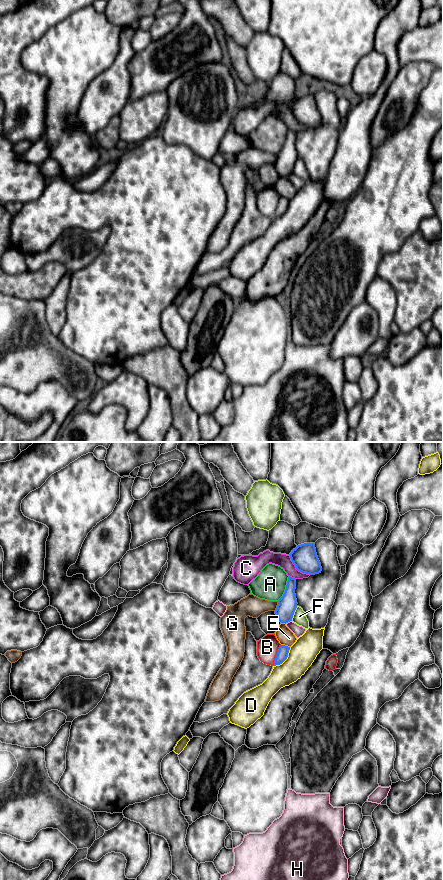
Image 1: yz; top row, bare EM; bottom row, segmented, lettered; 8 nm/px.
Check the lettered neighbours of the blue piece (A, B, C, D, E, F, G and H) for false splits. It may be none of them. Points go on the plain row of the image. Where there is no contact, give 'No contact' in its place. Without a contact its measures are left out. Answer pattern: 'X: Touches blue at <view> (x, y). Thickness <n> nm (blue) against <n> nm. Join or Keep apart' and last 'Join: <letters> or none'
A: Touches blue at yz (285, 141). Thickness 160 nm (blue) against 260 nm. Keep apart
B: Touches blue at yz (276, 207). Thickness 90 nm (blue) against 170 nm. Keep apart
C: Touches blue at yz (297, 121). Thickness 200 nm (blue) against 110 nm. Keep apart
D: Touches blue at yz (285, 211). Thickness 90 nm (blue) against 220 nm. Keep apart
E: Touches blue at yz (284, 197). Thickness 90 nm (blue) against 140 nm. Keep apart
F: Touches blue at yz (293, 165). Thickness 160 nm (blue) against 110 nm. Keep apart
G: Touches blue at yz (277, 158). Thickness 160 nm (blue) against 170 nm. Keep apart
H: Touches blue at yz (288, 173). Thickness 160 nm (blue) against 90 nm. Keep apart
Join: none

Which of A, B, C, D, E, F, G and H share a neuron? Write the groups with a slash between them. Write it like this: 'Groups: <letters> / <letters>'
Groups: A / B / C / D / E / F / G / H

